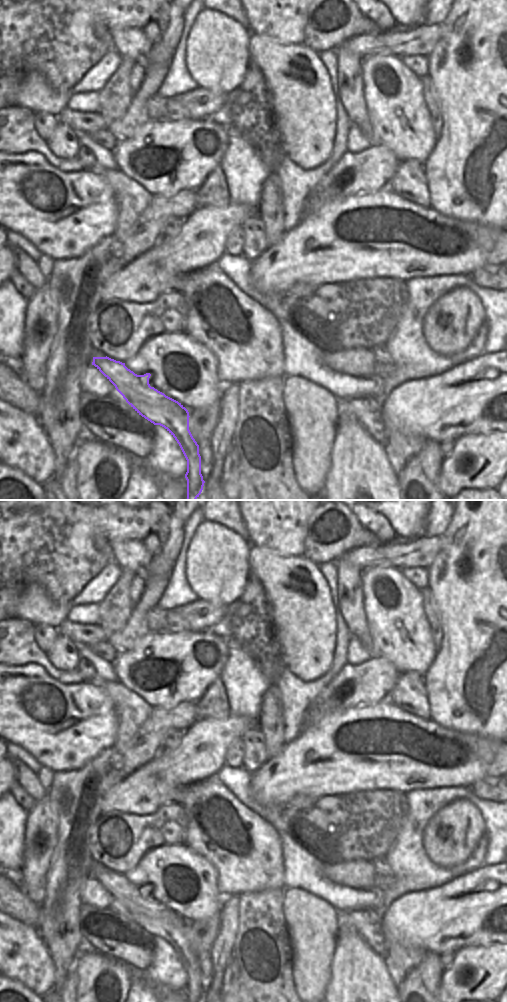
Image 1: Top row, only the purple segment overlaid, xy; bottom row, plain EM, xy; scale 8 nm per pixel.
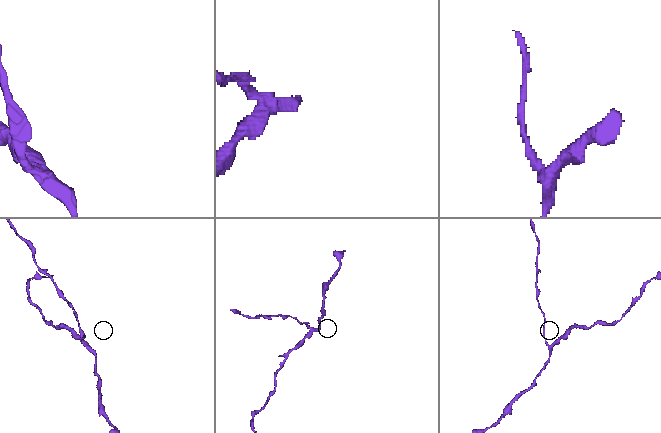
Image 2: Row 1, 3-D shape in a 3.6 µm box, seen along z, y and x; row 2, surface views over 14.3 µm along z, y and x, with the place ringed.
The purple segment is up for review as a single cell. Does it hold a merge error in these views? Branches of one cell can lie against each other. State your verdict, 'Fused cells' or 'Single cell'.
Fused cells

